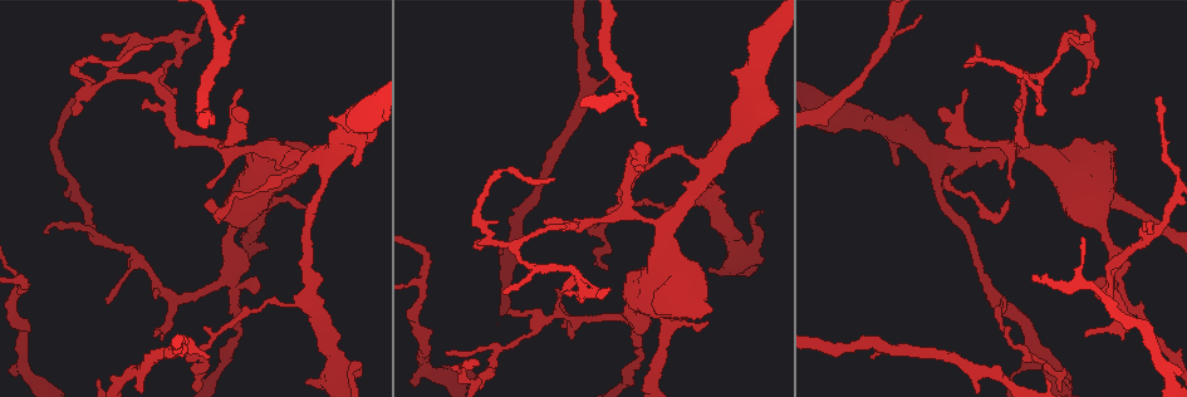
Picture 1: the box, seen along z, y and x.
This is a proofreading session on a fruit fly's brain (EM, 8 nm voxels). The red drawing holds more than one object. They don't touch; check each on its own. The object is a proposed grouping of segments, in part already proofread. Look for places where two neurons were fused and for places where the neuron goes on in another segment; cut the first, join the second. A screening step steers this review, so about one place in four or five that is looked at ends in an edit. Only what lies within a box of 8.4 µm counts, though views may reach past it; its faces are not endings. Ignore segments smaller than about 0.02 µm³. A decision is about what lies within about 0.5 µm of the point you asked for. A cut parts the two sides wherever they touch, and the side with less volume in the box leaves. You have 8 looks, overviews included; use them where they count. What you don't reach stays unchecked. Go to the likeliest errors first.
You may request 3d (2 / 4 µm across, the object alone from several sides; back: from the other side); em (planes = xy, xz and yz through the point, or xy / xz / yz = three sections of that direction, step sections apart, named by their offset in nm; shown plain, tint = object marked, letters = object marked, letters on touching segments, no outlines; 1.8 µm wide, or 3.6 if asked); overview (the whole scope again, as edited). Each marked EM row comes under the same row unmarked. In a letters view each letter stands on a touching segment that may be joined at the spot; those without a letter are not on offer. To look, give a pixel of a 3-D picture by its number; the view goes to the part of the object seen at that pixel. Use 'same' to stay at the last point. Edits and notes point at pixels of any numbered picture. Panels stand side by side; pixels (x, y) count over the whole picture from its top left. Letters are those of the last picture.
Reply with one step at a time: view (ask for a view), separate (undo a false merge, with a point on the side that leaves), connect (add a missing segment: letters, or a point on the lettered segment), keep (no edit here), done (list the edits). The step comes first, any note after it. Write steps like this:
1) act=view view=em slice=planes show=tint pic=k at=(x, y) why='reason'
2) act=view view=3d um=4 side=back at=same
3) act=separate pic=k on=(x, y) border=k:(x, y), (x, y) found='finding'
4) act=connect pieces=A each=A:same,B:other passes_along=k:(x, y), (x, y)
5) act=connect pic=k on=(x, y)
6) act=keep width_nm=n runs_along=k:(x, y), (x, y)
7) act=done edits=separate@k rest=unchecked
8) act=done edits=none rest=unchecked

act=view view=em slice=planes show=letters pic=1 at=(632, 322) why='a fork'

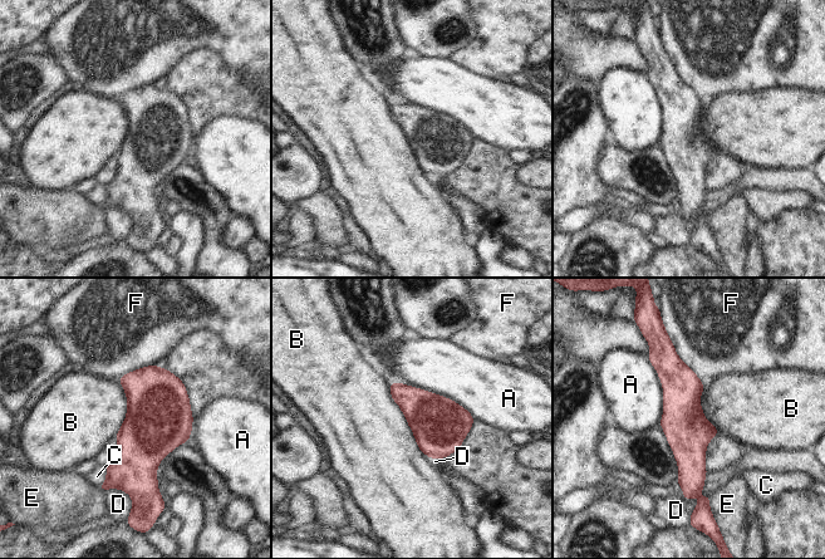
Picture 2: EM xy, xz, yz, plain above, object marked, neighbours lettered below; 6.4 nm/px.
act=keep each=A:other,B:other,C:other,D:other,E:other,F:other runs_along=2:(671, 347), (688, 432), (687, 494) found='continuous, no second neuron'

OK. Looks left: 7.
act=view view=3d um=2 pic=1 at=(726, 146) why='looks like a crossing'

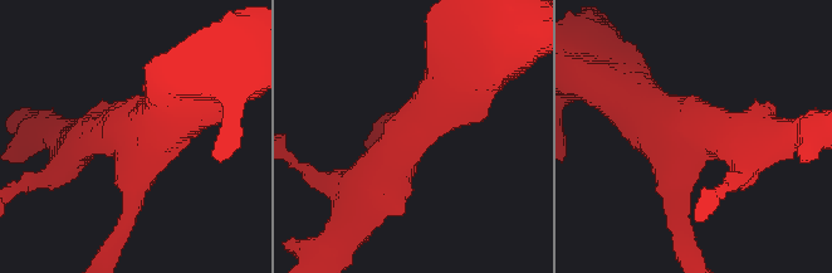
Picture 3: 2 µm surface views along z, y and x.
act=view view=em um=3.6 slice=xz step=4 show=letters pic=3 at=(129, 137) arms=4 why='shape alone is not enough'

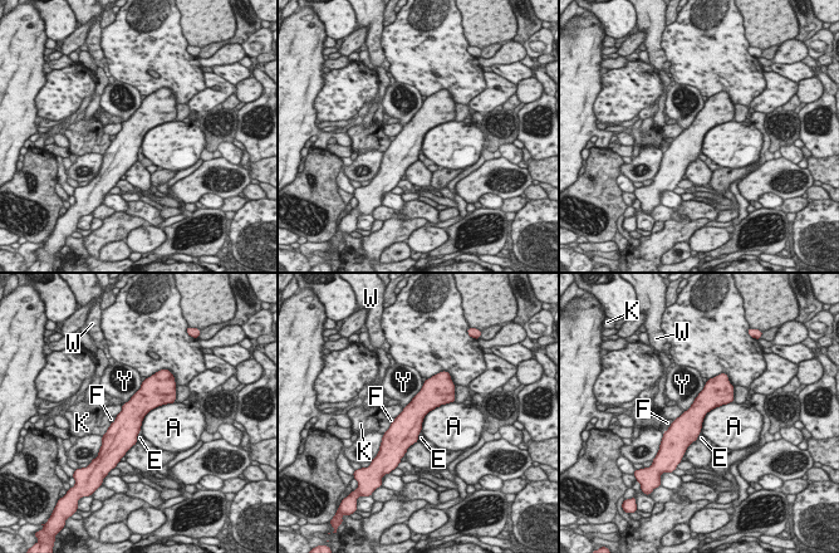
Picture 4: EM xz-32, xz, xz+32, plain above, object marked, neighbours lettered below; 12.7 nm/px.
act=keep each=A:other,E:other,F:other,K:other,W:other,Y:other runs_along=4:(724, 387), (693, 416), (676, 440) found='continuous, no second neuron'

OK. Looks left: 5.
act=view view=3d um=2 pic=1 at=(708, 322) why='an open end'

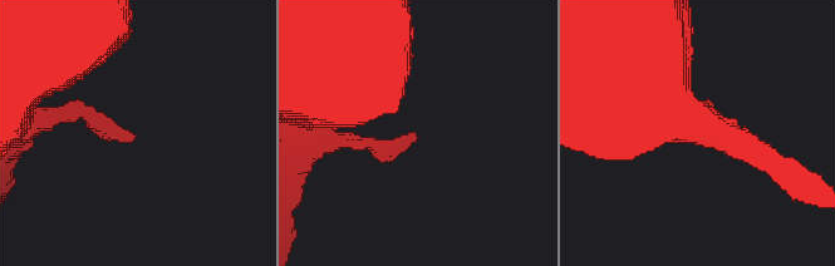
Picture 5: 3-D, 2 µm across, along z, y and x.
act=view view=em slice=planes show=letters pic=5 at=(137, 134)

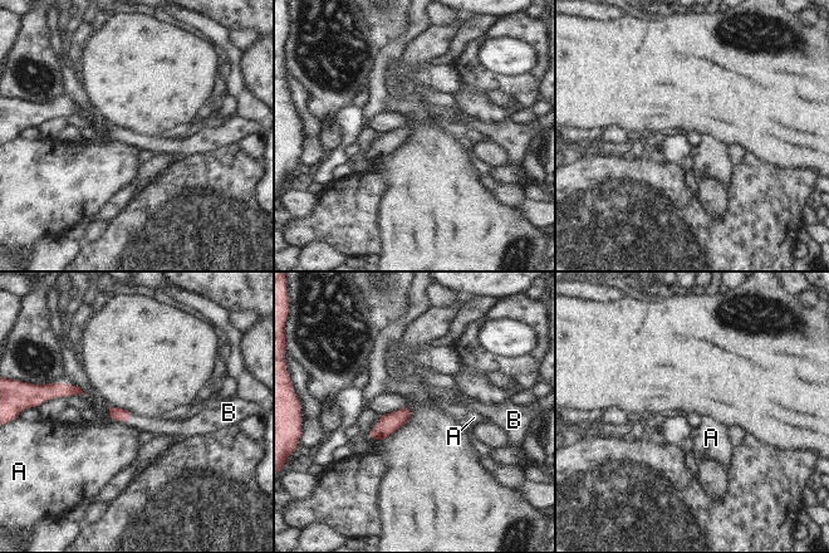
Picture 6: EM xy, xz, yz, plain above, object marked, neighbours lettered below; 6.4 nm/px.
act=connect pieces=B each=A:other,B:same passes_along=6:(116, 414), (131, 417), (160, 426) found='the neuron continues'

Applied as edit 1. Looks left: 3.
act=done edits=connect@6 rest=unchecked

